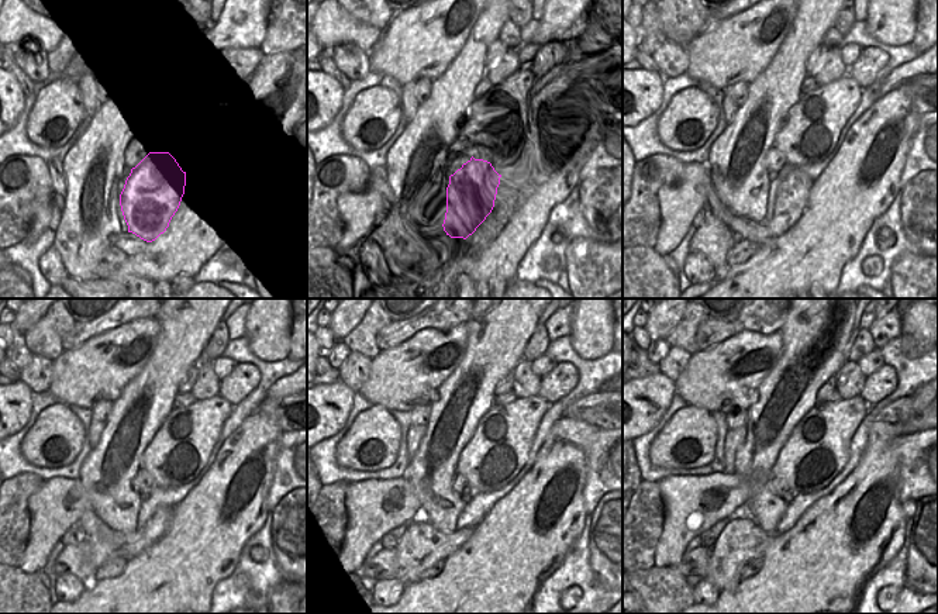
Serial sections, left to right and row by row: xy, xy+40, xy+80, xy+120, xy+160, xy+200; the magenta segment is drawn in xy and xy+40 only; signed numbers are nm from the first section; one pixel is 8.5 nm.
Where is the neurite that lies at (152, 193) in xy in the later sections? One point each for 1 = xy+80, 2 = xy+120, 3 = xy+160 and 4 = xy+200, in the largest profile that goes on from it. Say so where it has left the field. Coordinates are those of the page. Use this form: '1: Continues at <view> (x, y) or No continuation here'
1: Continues at xy+80 (793, 190)
2: Continues at xy+120 (124, 545)
3: Continues at xy+160 (421, 545)
4: Continues at xy+200 (741, 541)

